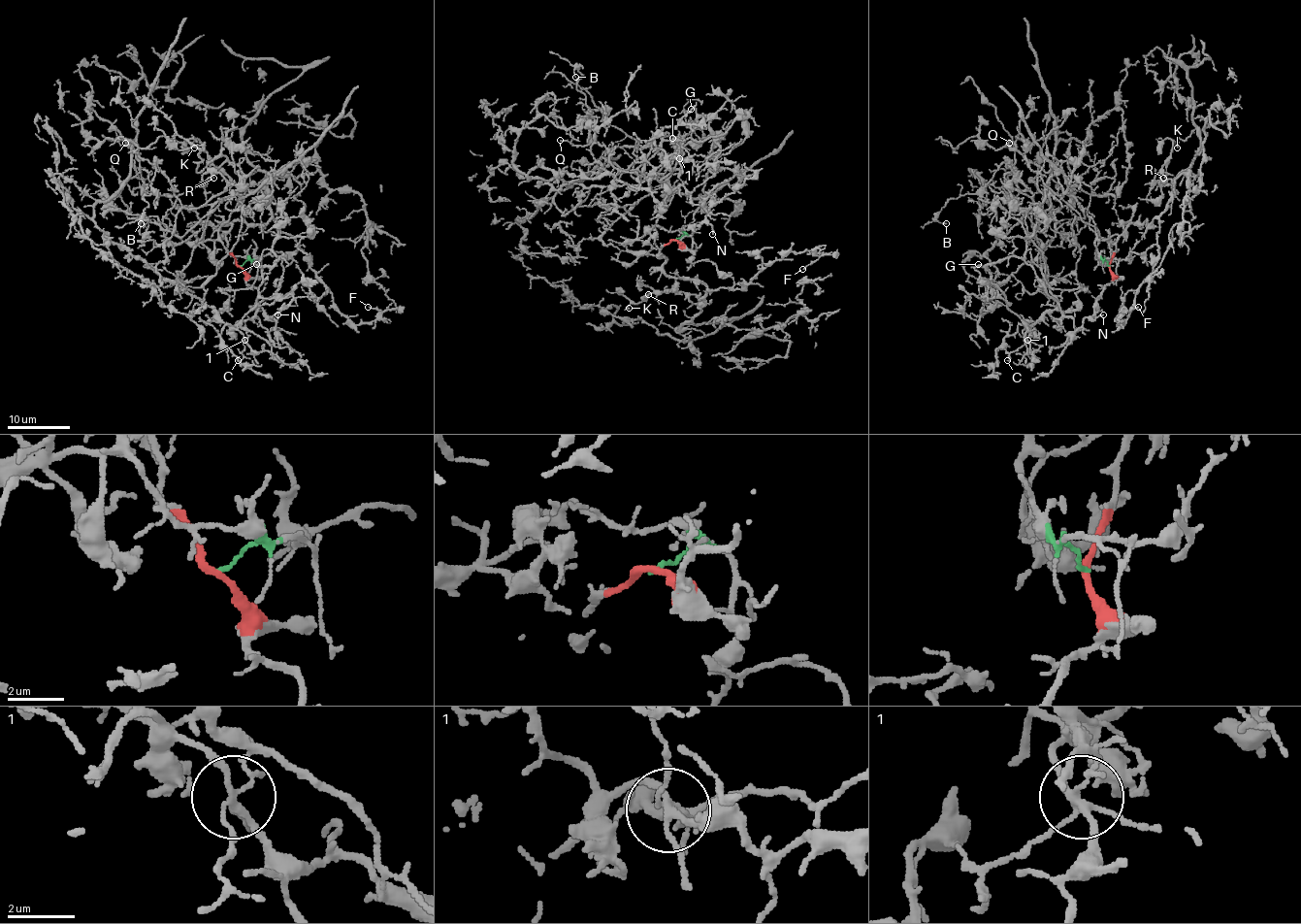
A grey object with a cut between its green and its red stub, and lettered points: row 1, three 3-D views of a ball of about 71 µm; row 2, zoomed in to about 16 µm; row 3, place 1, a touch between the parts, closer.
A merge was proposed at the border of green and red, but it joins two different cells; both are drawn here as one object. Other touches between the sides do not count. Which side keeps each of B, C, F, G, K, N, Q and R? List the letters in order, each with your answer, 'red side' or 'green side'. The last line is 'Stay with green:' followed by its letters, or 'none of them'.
B: green side
C: green side
F: red side
G: green side
K: red side
N: red side
Q: green side
R: red side
Stay with green: B, C, G, Q

